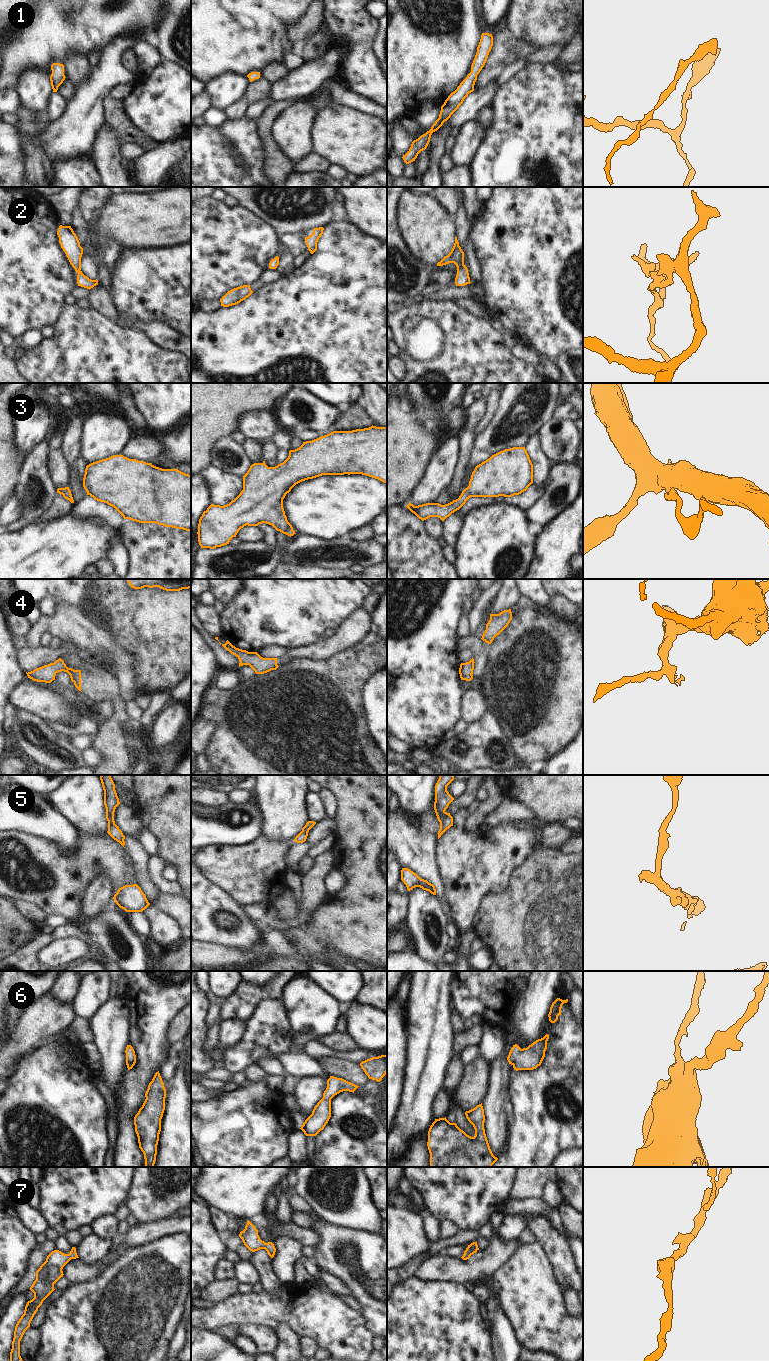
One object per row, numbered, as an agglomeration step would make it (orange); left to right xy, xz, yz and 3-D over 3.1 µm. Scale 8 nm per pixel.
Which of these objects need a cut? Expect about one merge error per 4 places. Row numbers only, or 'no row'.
no row

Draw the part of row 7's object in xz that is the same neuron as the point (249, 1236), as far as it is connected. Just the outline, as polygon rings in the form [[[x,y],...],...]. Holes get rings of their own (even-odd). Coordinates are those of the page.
[[[248,1220],[245,1229],[240,1232],[239,1237],[242,1239],[244,1245],[252,1252],[260,1249],[265,1249],[268,1255],[273,1258],[276,1248],[272,1242],[265,1243],[258,1235],[258,1230]]]

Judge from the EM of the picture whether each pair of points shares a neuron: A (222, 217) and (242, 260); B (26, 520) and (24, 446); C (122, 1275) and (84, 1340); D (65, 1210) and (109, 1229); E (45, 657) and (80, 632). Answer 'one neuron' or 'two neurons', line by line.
A: one neuron
B: two neurons
C: one neuron
D: two neurons
E: two neurons

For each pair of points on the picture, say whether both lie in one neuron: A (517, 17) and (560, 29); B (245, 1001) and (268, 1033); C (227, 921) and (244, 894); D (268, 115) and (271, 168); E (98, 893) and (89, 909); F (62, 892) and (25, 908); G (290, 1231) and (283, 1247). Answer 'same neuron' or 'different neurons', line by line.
A: same neuron
B: different neurons
C: different neurons
D: same neuron
E: same neuron
F: different neurons
G: different neurons

